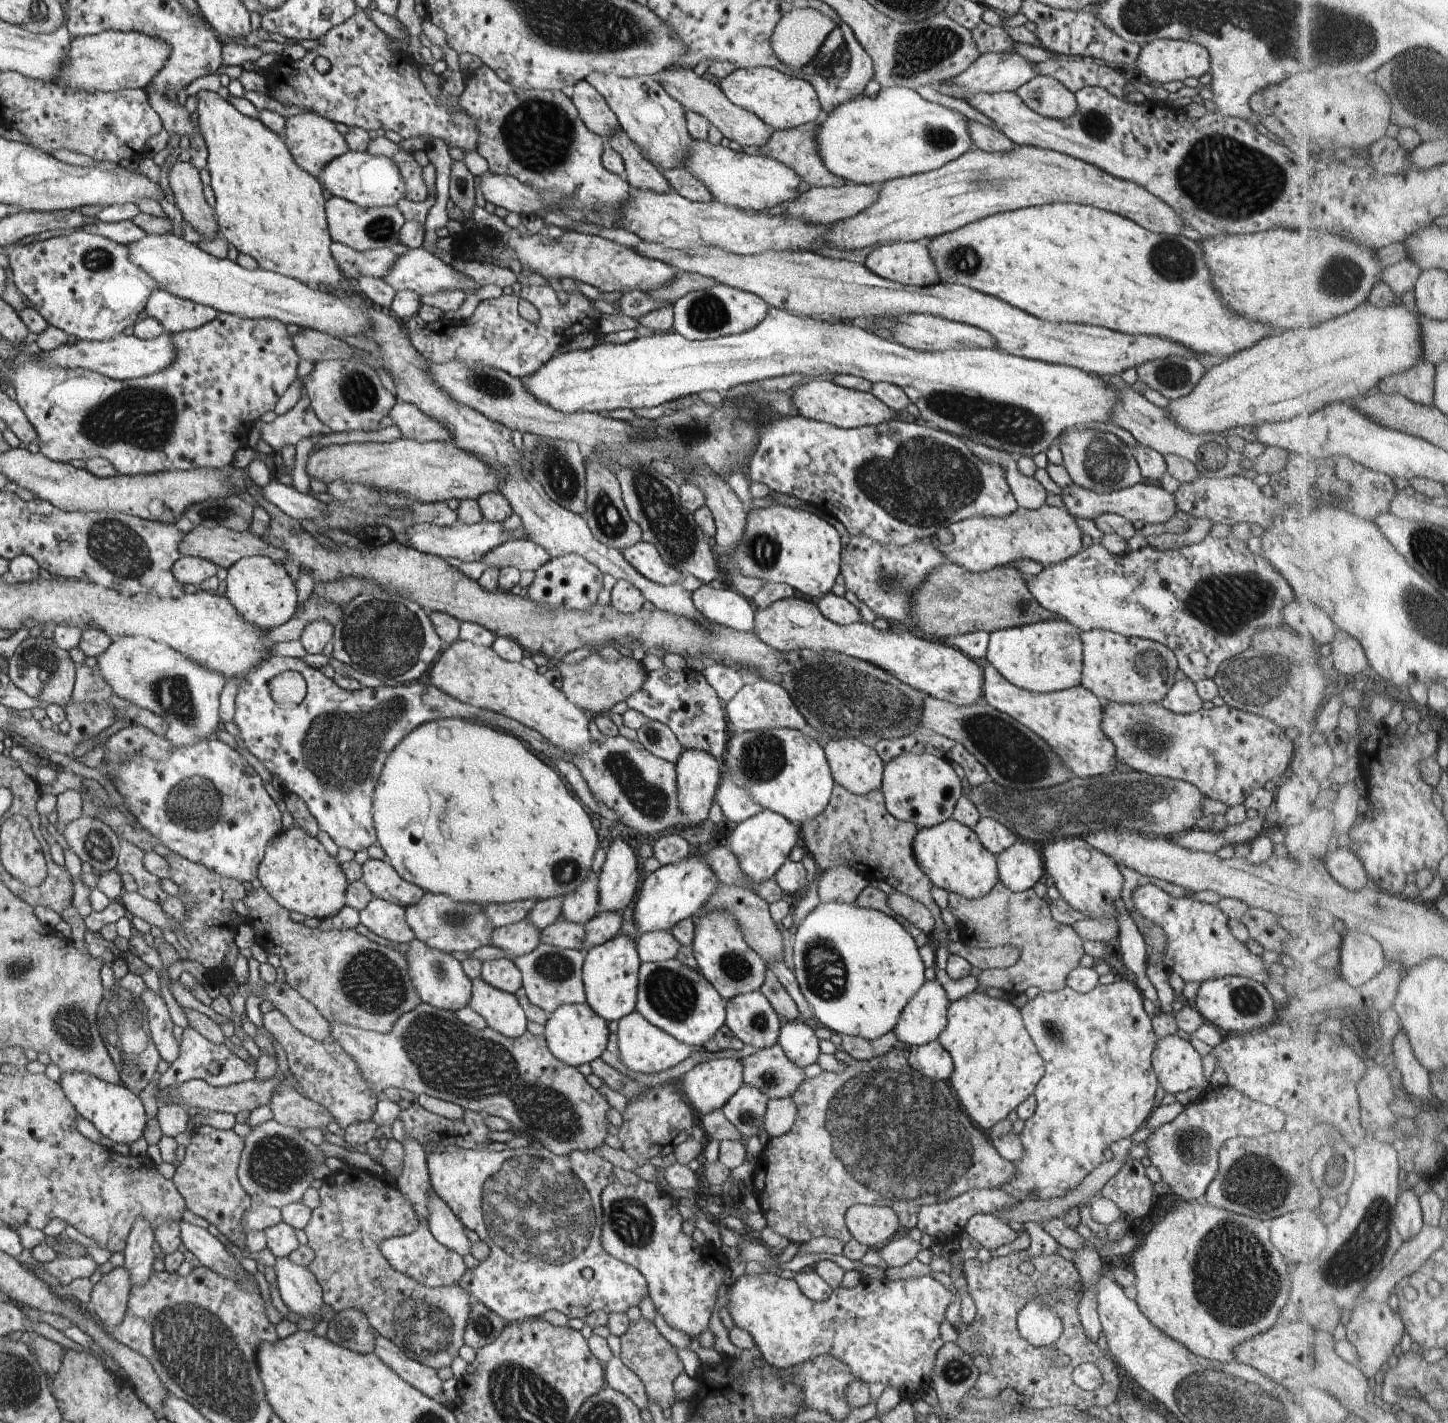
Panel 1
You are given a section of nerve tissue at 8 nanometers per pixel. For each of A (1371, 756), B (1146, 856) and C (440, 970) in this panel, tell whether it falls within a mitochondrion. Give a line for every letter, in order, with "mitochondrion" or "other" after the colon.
A: other
B: other
C: mitochondrion

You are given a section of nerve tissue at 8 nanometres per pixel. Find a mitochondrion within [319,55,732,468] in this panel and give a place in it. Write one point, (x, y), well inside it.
(537, 133)

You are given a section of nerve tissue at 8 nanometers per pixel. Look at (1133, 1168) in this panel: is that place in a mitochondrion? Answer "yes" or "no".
no

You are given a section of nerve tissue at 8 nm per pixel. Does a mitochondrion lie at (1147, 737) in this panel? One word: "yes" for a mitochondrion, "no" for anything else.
yes

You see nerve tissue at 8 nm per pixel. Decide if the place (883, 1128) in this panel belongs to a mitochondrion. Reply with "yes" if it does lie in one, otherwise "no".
yes

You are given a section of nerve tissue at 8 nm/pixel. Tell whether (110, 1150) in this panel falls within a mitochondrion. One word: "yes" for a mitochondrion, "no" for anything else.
no

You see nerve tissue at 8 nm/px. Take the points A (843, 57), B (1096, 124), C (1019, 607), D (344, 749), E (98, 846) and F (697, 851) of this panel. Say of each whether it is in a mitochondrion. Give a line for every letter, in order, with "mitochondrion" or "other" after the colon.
A: mitochondrion
B: mitochondrion
C: mitochondrion
D: mitochondrion
E: mitochondrion
F: other

